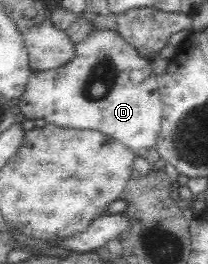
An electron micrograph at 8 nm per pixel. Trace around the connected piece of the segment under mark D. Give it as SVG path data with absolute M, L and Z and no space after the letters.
M93 27L93 33L75 45L75 59L63 67L34 71L27 81L25 93L19 98L18 116L28 119L43 117L47 124L65 129L92 129L119 143L125 144L136 156L146 159L155 171L165 171L168 164L157 151L156 143L163 123L163 102L156 75L151 70L151 59L144 58L120 34Z

